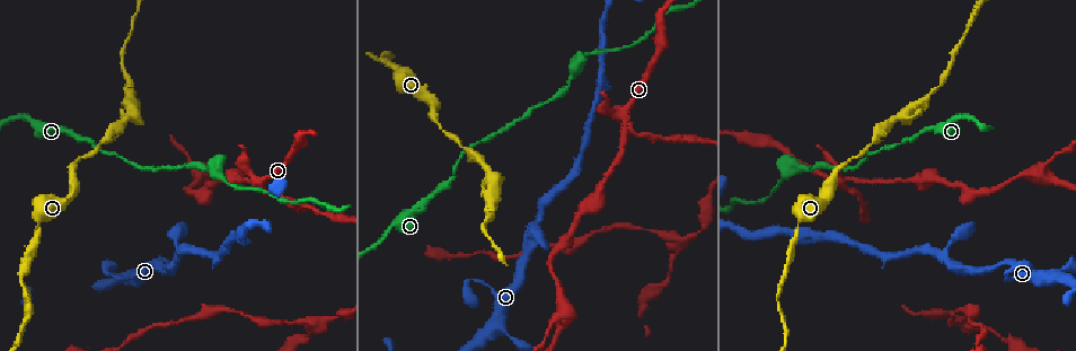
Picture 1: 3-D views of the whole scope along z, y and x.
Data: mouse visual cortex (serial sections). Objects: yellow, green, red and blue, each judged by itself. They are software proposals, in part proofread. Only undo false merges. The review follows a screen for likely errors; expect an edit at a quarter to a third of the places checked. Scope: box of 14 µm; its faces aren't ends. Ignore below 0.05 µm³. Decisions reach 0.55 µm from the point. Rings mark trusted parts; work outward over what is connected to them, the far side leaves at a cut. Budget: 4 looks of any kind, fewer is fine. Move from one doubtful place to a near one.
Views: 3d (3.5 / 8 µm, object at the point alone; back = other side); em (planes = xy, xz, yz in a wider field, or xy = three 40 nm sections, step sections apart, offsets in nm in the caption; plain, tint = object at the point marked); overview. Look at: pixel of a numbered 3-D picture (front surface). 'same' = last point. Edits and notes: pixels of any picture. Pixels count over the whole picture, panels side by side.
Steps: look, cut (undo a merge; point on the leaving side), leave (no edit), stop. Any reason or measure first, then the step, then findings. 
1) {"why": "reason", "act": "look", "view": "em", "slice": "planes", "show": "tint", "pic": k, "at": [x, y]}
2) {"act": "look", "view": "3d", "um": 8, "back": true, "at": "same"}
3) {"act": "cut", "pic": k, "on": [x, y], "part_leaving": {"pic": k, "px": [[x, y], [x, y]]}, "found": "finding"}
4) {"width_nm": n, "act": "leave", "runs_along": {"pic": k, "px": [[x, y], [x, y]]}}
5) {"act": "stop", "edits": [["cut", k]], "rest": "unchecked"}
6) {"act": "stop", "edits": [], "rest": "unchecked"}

{"why": "arms part here", "act": "look", "view": "3d", "um": 3.5, "back": true, "pic": 1, "at": [946, 258]}

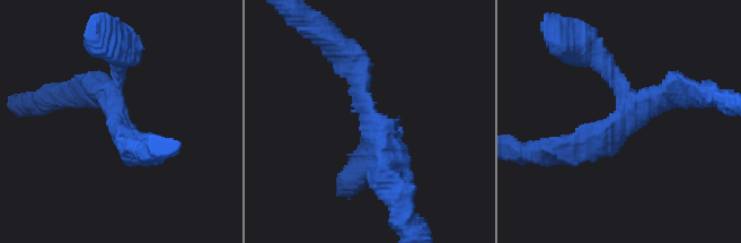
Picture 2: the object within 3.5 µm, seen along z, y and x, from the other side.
{"why": "shape alone is not enough", "act": "look", "view": "em", "slice": "xy", "step": 3, "show": "tint", "pic": 2, "at": [626, 114]}

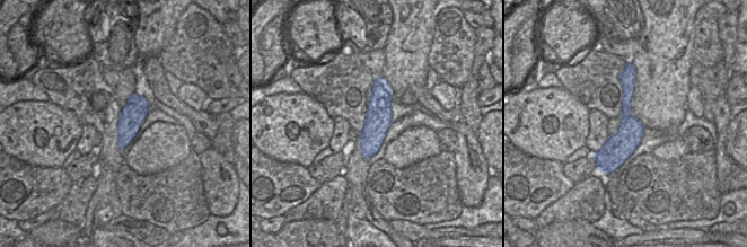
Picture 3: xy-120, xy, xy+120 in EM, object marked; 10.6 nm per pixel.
{"arms": 3, "act": "leave", "runs_along": {"pic": 3, "px": [[623, 78], [626, 140], [613, 169]]}, "found": "continuous, no second cell"}

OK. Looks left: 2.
{"why": "four-way junction", "act": "look", "view": "3d", "um": 3.5, "pic": 1, "at": [626, 115]}

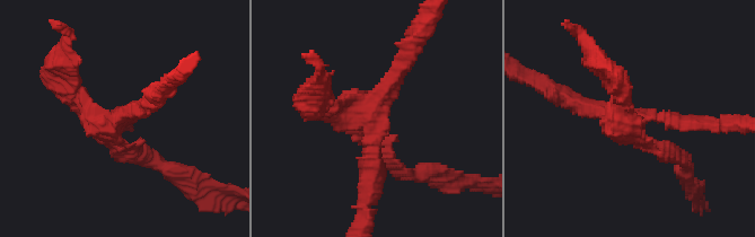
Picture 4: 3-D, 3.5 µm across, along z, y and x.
{"arms": 4, "arm_widths_nm": [150, 150, 200, 200], "why": "need the tissue", "act": "look", "view": "em", "slice": "xy", "step": 5, "show": "tint", "pic": 4, "at": [374, 113]}

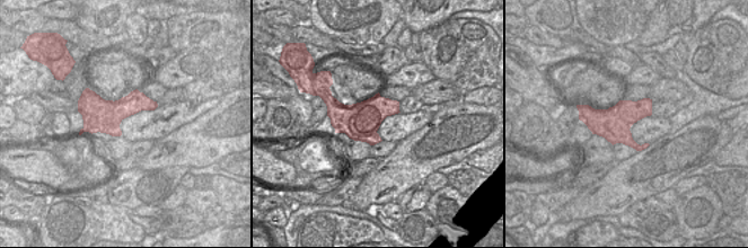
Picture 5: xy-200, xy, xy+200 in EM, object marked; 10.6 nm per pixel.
{"width_nm": 400, "act": "cut", "pic": 4, "on": [332, 107], "part_leaving": {"pic": 4, "px": [[111, 134], [121, 155], [183, 176]]}, "found": "a second cell is stuck on"}

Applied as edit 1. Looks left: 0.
{"act": "stop", "edits": [["cut", 4]], "rest": "unchecked"}

